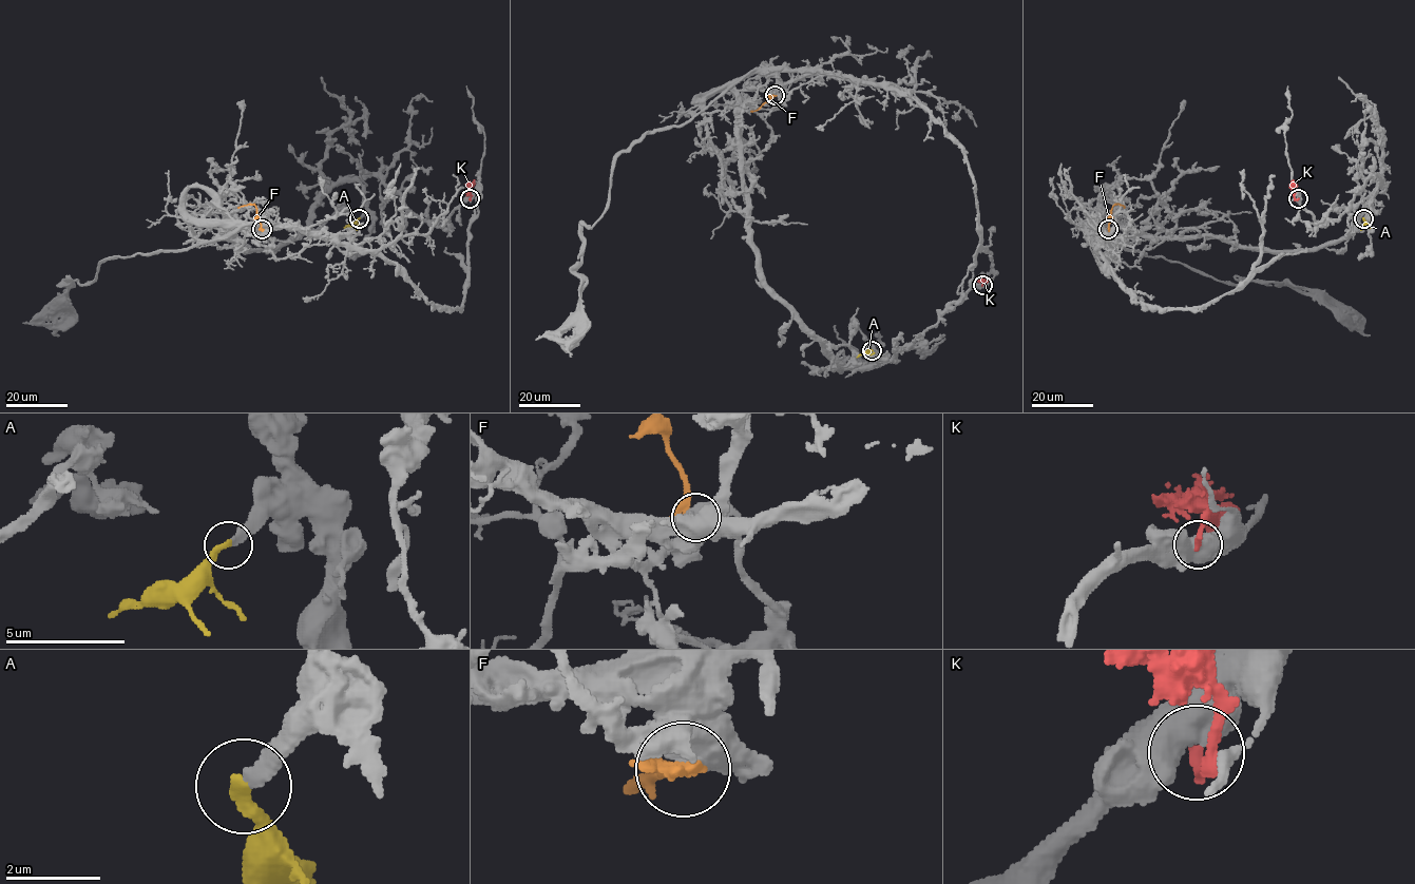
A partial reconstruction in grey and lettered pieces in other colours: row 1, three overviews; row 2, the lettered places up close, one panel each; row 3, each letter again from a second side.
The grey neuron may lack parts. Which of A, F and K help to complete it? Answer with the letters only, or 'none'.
A

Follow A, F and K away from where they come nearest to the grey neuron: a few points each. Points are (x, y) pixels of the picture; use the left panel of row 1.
A: (359, 218), (344, 228)
F: (262, 229), (255, 206), (248, 204), (237, 208)
K: (470, 198), (474, 179)

